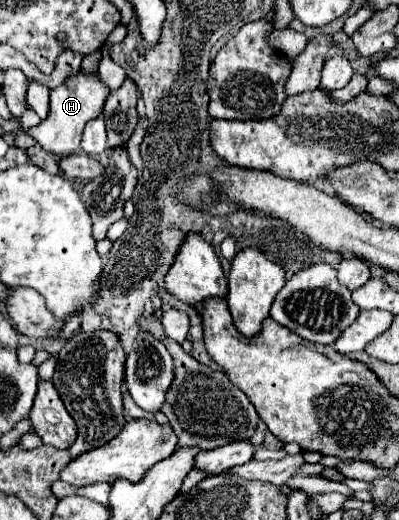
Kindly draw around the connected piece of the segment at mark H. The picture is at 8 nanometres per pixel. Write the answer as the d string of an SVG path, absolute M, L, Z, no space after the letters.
M82 68L66 78L66 84L60 84L58 88L50 90L50 112L44 122L40 122L36 128L28 130L28 134L54 158L68 156L72 152L80 150L80 140L82 140L82 130L88 120L94 120L102 114L106 96L108 96L108 86L98 78L96 72L84 72Z

